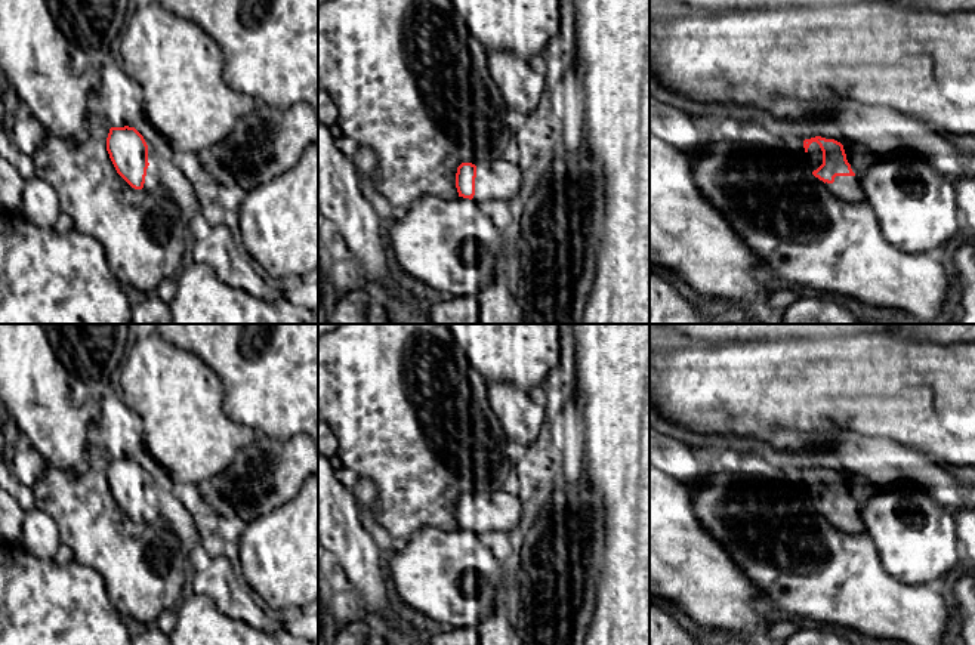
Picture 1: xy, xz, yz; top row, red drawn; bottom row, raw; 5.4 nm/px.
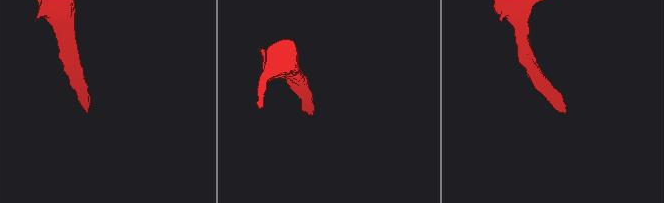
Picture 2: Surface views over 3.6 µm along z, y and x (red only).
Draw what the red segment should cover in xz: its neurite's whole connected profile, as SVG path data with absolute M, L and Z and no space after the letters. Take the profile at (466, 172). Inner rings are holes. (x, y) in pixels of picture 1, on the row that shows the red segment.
M494 157L478 166L462 163L456 173L459 197L475 203L497 200L512 206L521 201L522 176L518 164Z

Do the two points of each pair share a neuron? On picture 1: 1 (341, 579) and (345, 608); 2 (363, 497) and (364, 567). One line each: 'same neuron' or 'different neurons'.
1: same neuron
2: different neurons

